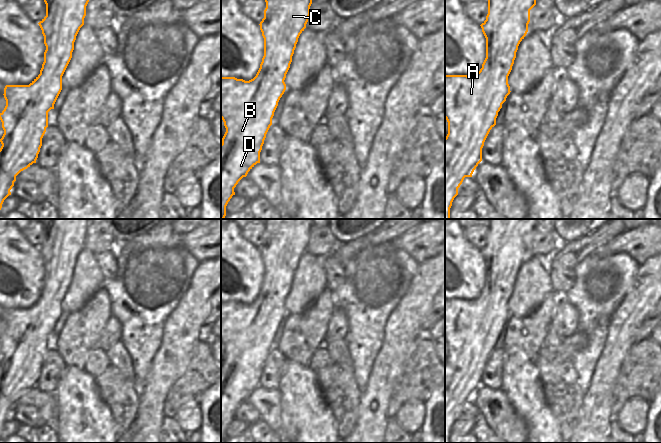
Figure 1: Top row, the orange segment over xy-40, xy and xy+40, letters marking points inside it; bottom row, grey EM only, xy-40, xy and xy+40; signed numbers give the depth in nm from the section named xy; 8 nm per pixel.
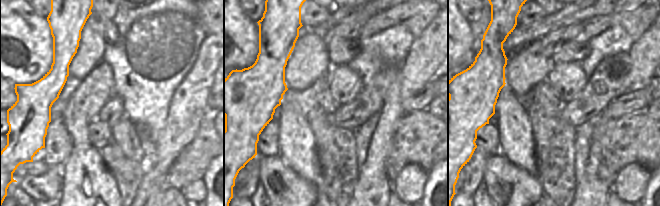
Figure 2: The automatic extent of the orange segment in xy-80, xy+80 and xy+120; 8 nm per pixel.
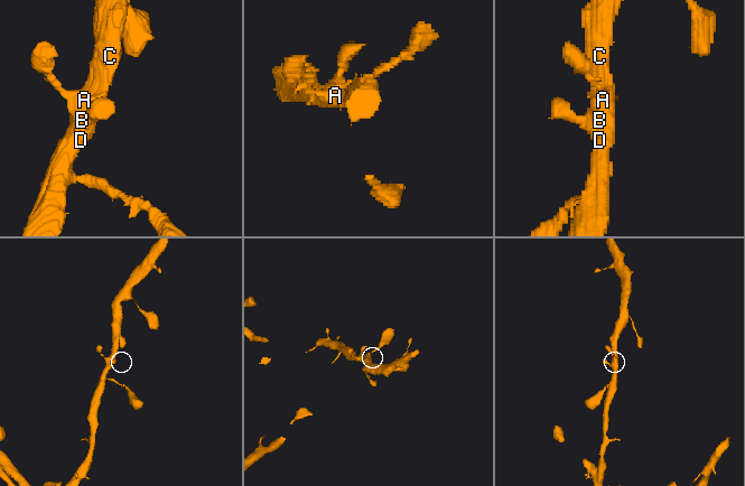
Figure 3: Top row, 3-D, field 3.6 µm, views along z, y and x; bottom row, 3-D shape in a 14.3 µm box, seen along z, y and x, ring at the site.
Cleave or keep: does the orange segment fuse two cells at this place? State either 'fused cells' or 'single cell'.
single cell

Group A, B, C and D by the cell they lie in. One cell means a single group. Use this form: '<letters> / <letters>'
A B C D

